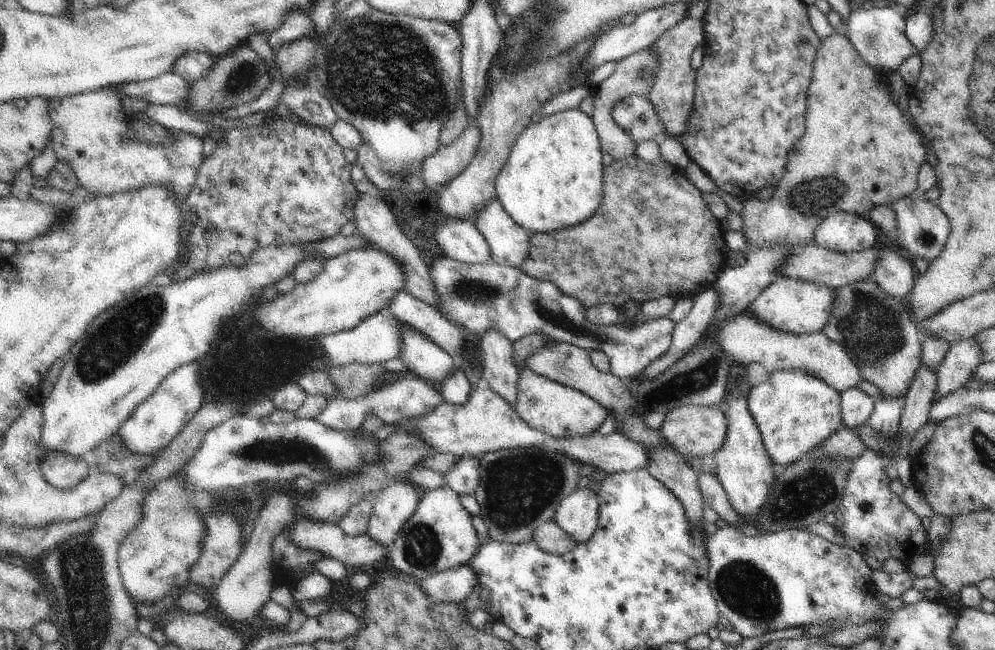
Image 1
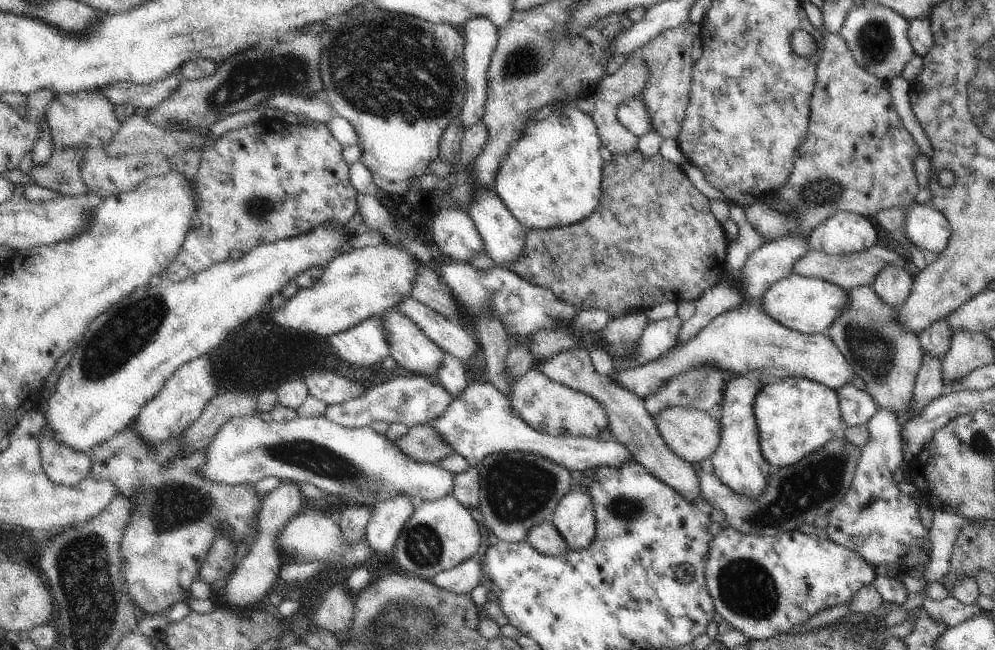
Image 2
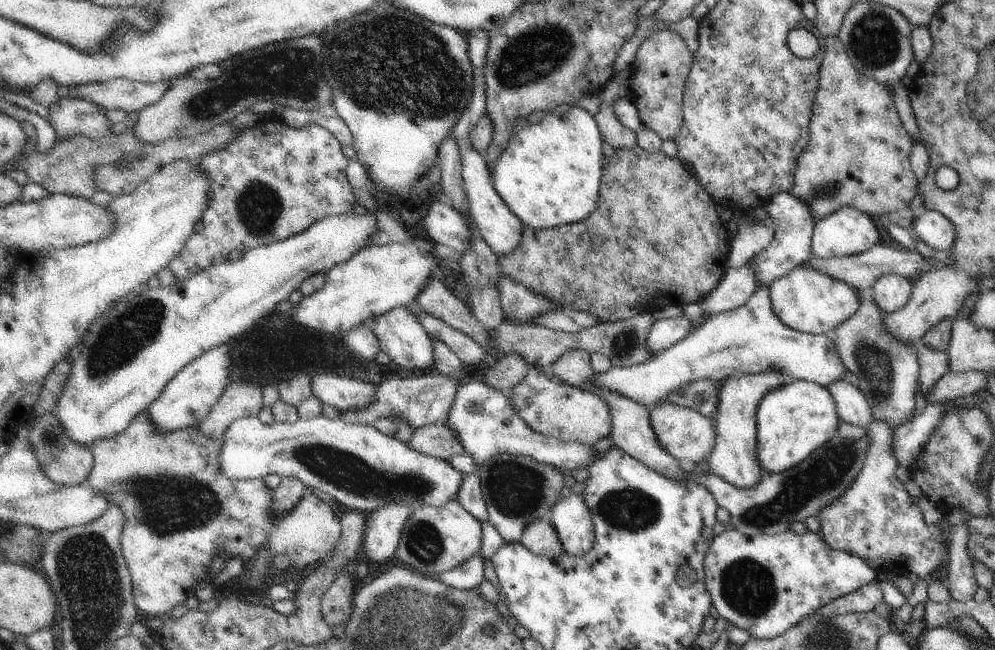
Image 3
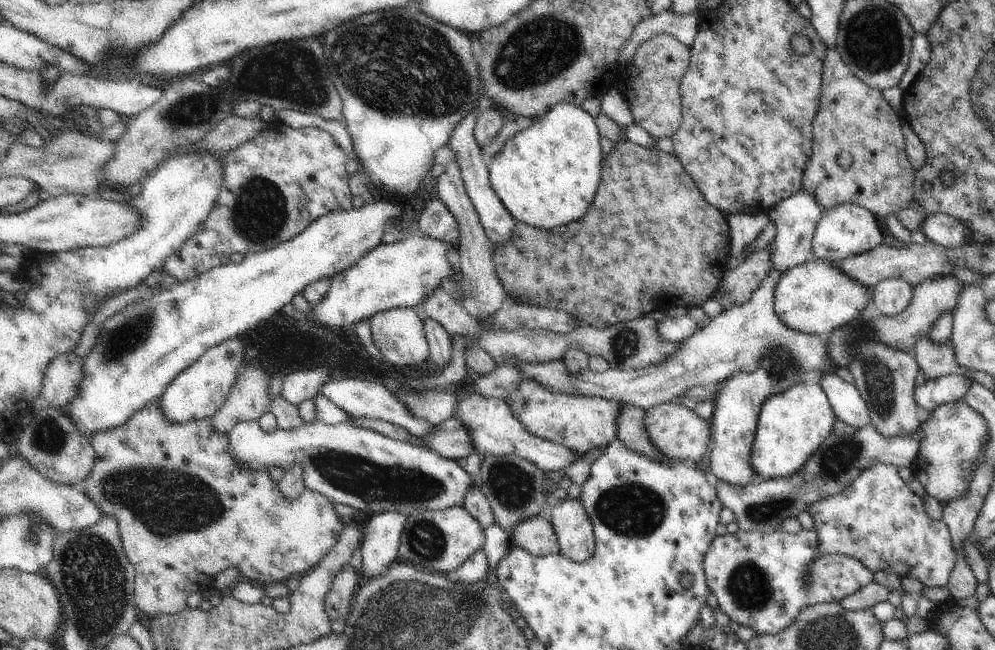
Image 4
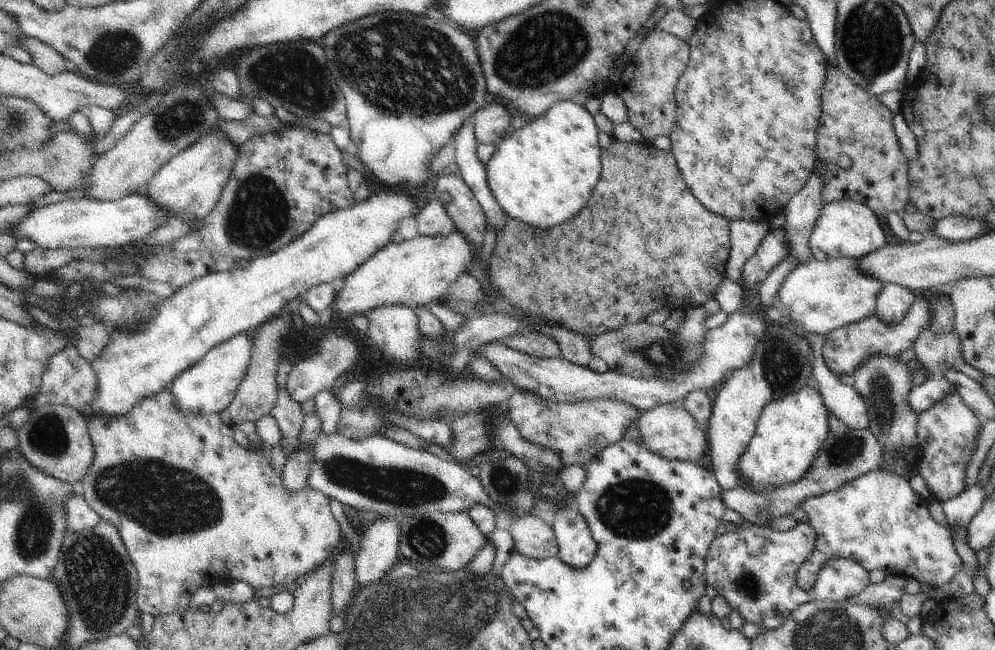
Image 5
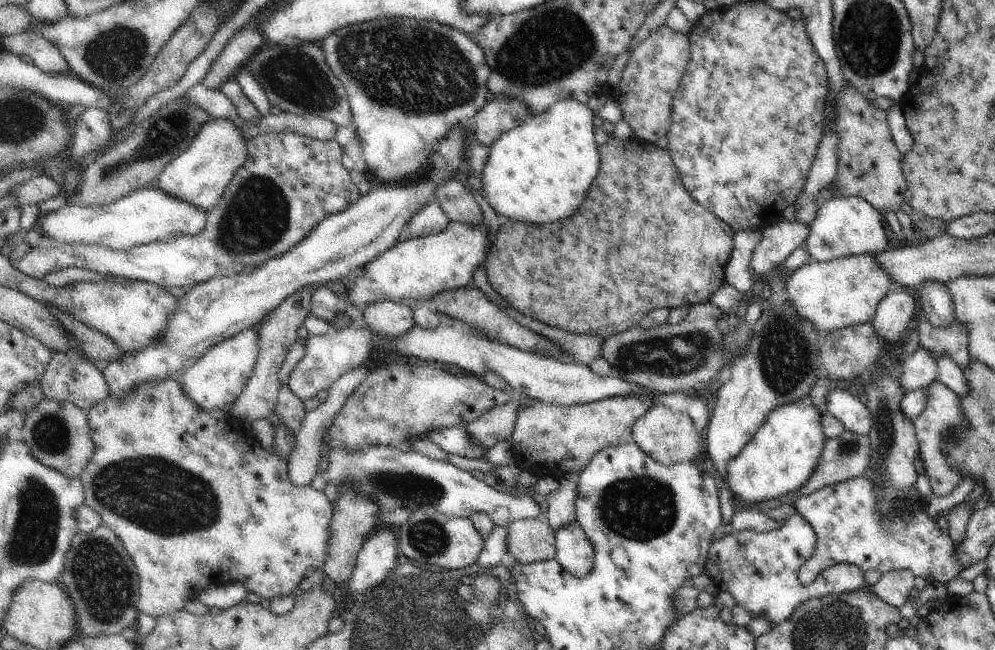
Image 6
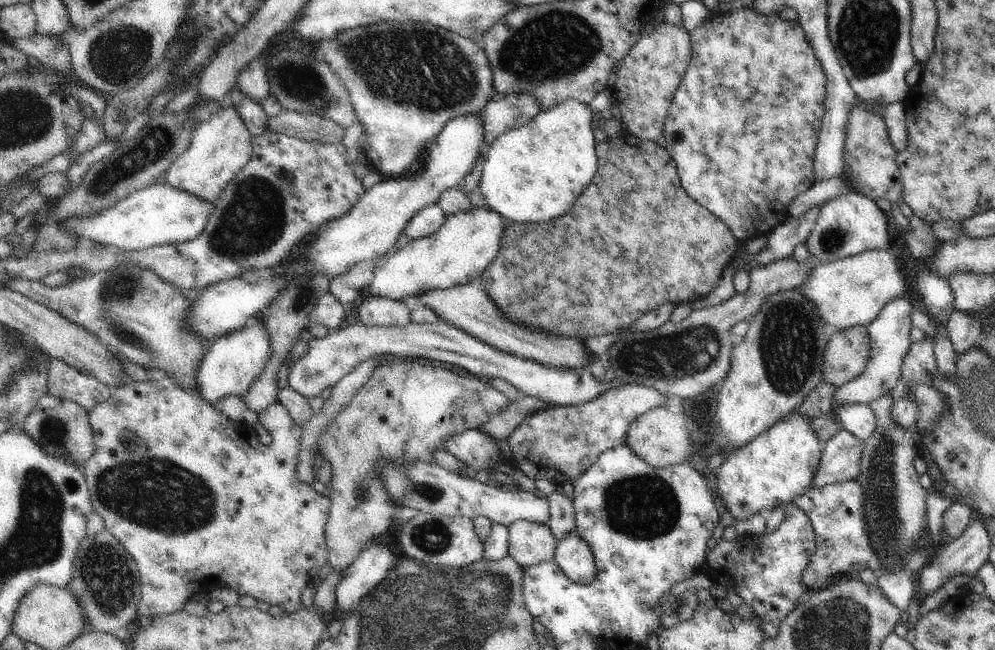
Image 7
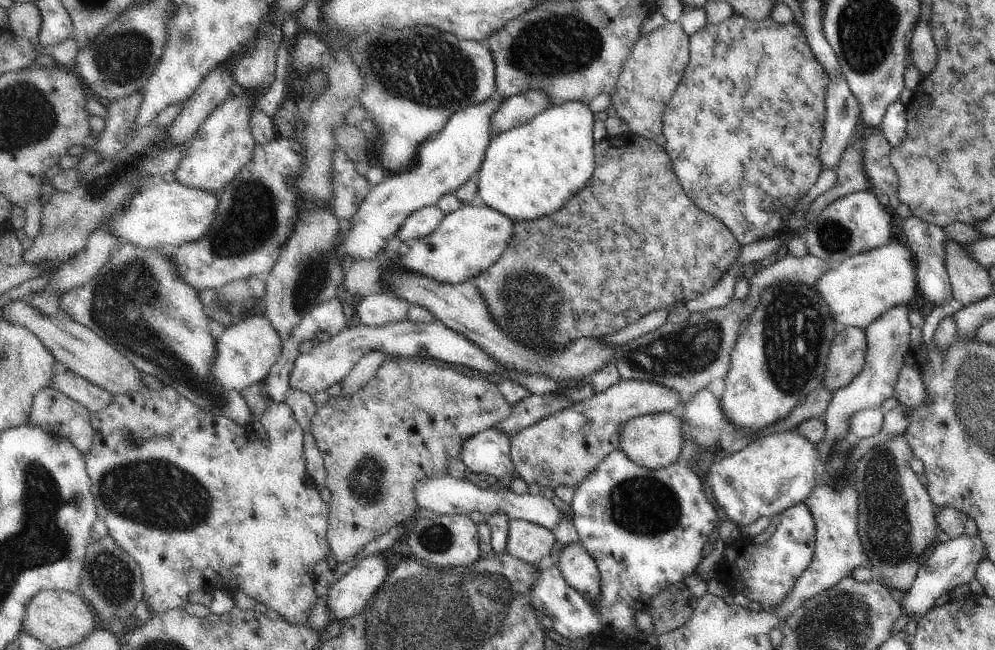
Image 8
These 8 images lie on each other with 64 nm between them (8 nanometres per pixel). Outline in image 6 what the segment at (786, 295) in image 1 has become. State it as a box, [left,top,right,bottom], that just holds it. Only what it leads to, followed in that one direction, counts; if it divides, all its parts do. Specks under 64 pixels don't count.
[785,254,897,332]

